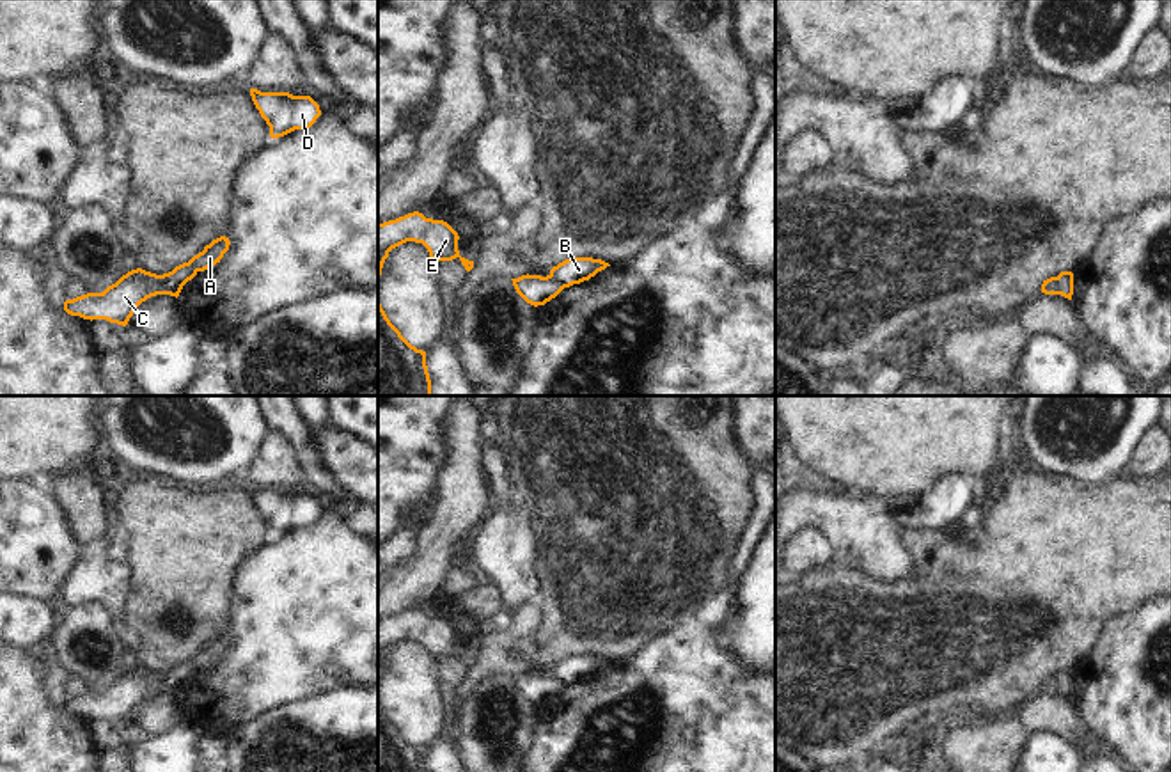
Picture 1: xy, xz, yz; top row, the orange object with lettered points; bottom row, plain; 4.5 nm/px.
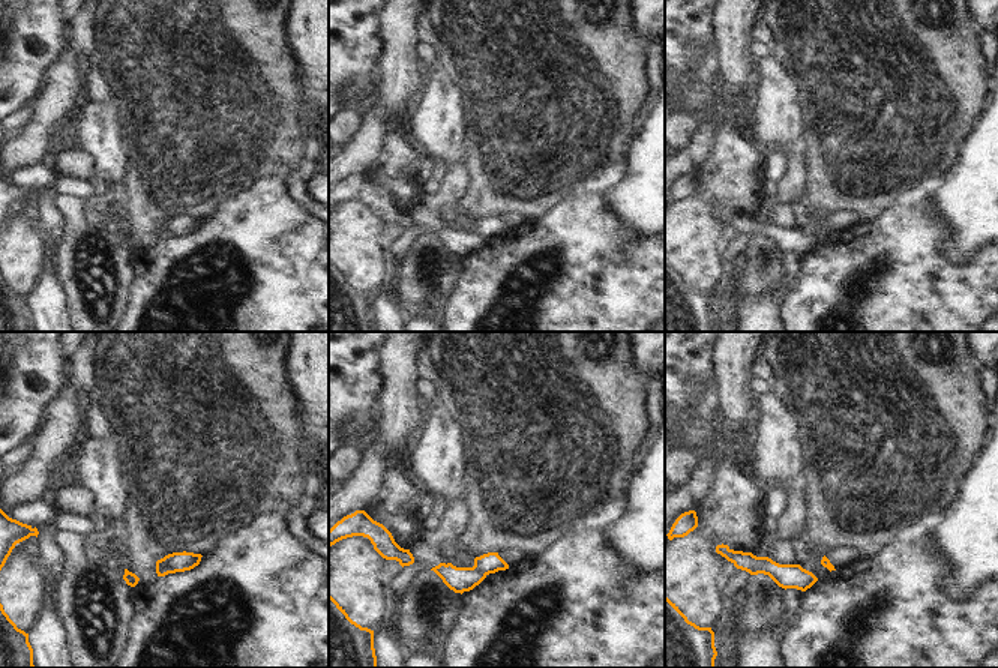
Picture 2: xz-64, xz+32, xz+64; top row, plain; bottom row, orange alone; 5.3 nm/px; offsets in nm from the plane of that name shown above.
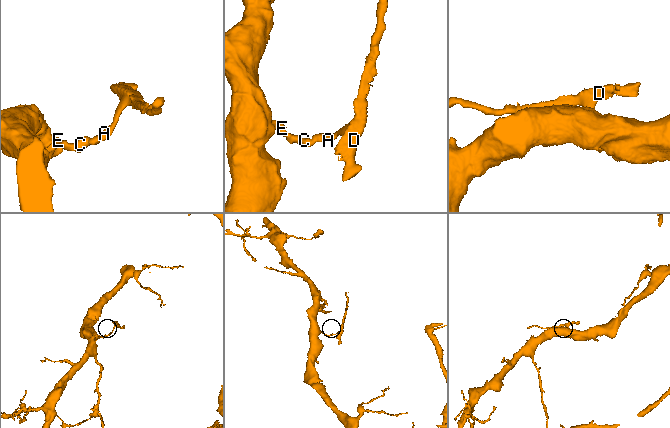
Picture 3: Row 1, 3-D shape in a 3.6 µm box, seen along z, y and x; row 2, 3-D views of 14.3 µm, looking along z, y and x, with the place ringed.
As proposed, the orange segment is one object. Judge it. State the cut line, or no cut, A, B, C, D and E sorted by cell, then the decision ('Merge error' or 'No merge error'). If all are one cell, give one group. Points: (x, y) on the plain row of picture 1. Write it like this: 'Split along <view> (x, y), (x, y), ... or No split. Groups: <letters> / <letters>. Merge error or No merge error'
Split along xy (162, 673), (158, 691). Groups: A B D / C E. Merge error

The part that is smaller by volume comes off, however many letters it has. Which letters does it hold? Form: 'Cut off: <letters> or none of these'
Cut off: A, B, D

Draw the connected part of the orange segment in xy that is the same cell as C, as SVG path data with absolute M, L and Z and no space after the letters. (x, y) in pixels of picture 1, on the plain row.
M142 666L122 673L103 690L87 690L64 699L64 708L83 717L106 717L126 724L135 706L151 694L160 692L161 673Z

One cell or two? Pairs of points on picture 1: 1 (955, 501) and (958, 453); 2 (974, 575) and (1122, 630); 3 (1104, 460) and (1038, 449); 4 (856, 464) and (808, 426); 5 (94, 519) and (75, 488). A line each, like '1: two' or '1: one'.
1: two
2: two
3: one
4: one
5: one

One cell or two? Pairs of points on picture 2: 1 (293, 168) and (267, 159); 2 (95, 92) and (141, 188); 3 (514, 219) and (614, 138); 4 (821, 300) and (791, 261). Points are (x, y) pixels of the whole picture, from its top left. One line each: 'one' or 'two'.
1: two
2: two
3: two
4: two

